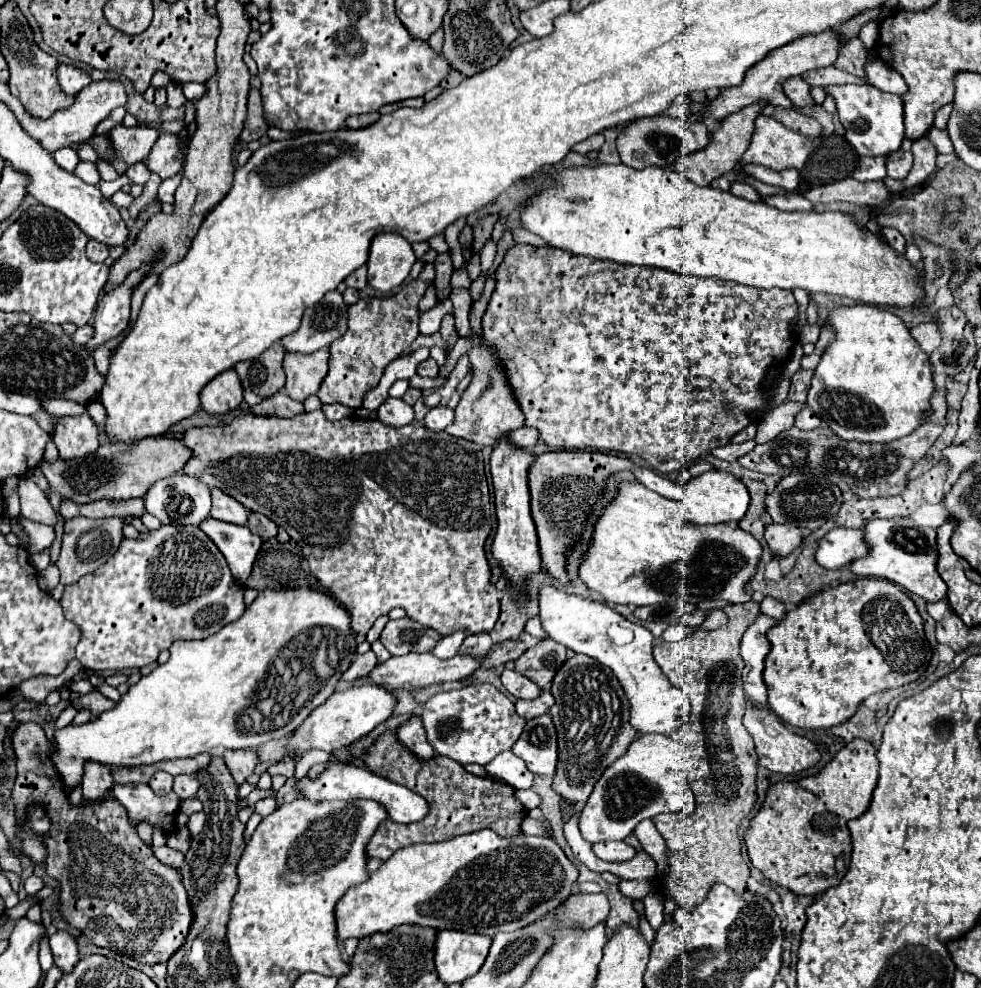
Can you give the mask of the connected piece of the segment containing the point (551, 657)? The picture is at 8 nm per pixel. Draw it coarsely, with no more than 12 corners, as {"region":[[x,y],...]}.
{"region":[[546,638],[514,666],[538,688],[550,690],[568,650]]}

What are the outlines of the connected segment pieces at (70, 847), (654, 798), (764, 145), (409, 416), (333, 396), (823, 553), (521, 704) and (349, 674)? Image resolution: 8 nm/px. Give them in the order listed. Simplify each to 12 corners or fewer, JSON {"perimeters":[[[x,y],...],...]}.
{"perimeters":[[[36,722],[16,816],[50,804],[46,872],[96,946],[166,962],[192,912],[118,800],[70,808]],[[634,740],[580,812],[592,844],[624,840],[642,820],[694,794],[682,746]],[[758,116],[740,164],[802,168],[810,138]],[[386,398],[376,410],[378,420],[402,428],[414,420],[404,400]],[[426,264],[388,298],[348,306],[322,404],[360,408],[416,340]],[[834,528],[816,562],[838,570],[870,554],[864,530]],[[542,692],[534,700],[518,700],[516,712],[538,718],[554,706],[554,696]],[[374,652],[358,654],[352,666],[342,676],[354,684],[364,674],[374,670]]]}

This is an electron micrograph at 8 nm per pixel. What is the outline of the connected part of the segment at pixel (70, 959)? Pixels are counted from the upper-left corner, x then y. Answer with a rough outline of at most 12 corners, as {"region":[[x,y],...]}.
{"region":[[66,930],[50,936],[54,964],[70,972],[78,962],[76,938]]}

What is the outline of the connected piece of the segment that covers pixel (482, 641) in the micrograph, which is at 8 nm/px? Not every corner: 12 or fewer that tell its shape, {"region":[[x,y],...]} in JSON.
{"region":[[488,632],[470,634],[460,652],[482,656],[490,650]]}

